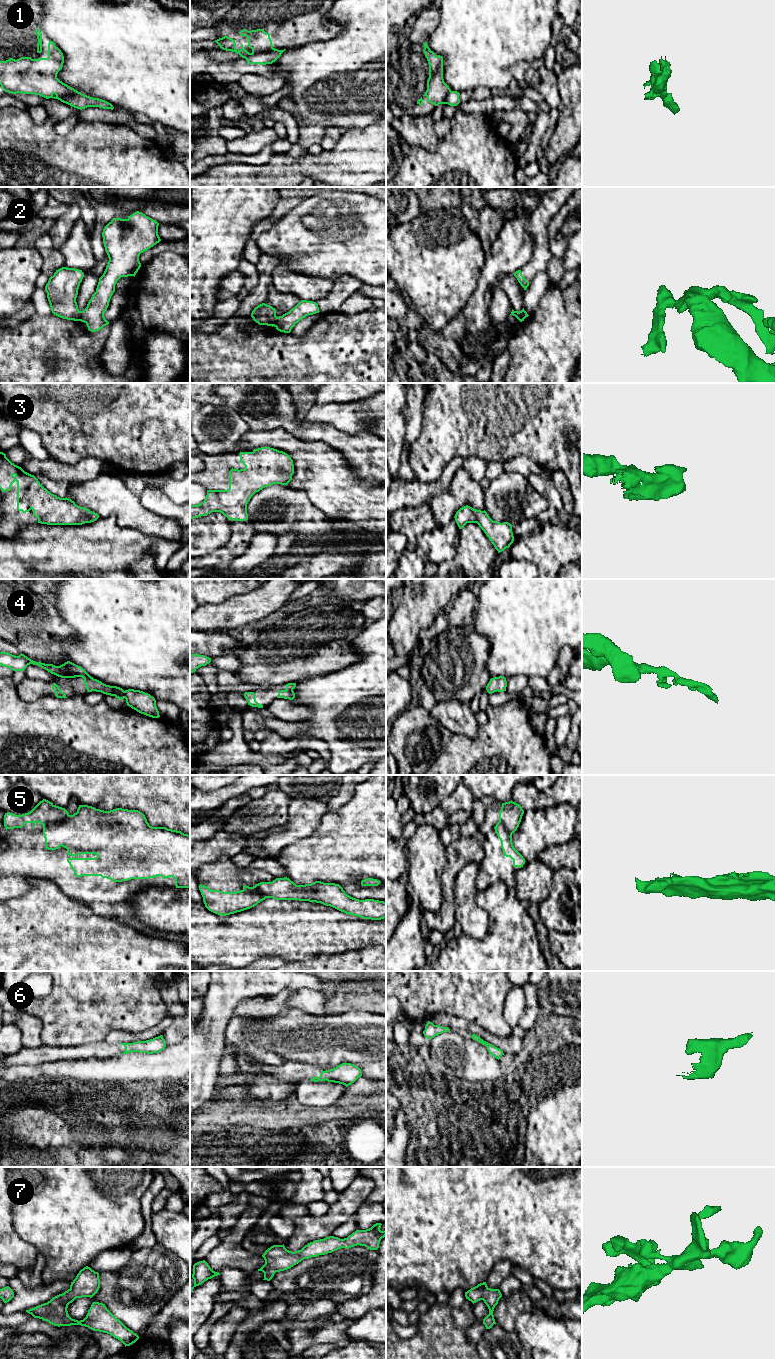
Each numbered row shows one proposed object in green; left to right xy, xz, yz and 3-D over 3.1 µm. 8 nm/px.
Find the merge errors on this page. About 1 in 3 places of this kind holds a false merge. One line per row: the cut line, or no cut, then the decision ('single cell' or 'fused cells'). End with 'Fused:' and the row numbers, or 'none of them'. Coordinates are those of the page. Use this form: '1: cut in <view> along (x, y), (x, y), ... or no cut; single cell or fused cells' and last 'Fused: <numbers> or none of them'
1: cut in xz along (277, 49), (251, 53), (245, 58); fused cells
2: cut in xy along (79, 311), (80, 320); fused cells
3: no cut; single cell
4: no cut; single cell
5: cut in xy along (69, 815), (62, 821), (47, 824), (43, 828); fused cells
6: no cut; single cell
7: no cut; single cell
Fused: 1, 2, 5

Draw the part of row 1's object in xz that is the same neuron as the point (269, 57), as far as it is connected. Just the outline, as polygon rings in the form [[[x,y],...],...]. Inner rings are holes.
[[[273,50],[268,52],[261,52],[257,54],[251,54],[247,56],[245,59],[248,61],[248,64],[272,64],[275,62],[281,54],[285,51],[284,50]]]

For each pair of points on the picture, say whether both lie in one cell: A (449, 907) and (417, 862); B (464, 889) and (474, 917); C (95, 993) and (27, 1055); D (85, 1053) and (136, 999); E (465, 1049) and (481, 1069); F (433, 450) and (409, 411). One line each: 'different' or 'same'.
A: different
B: same
C: different
D: different
E: same
F: different

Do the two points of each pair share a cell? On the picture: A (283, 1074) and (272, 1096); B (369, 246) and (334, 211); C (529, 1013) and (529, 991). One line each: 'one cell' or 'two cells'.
A: two cells
B: one cell
C: one cell

